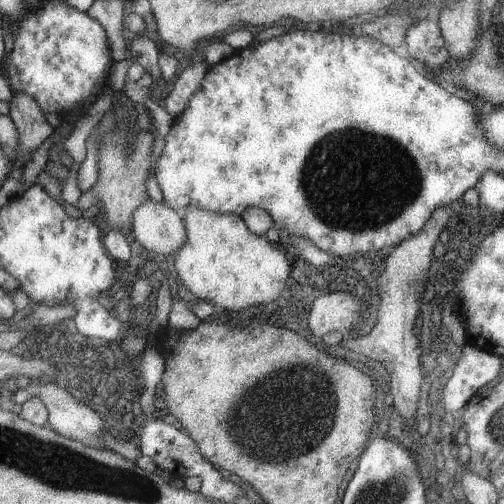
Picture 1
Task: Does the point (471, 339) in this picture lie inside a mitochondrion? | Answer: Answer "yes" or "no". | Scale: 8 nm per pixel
no

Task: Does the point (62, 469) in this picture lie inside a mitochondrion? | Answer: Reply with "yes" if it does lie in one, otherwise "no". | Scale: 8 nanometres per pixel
yes

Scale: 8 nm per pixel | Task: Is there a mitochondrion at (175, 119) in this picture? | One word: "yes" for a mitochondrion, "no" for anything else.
no

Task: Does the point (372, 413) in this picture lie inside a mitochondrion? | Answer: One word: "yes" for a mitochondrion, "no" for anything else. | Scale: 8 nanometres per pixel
no

